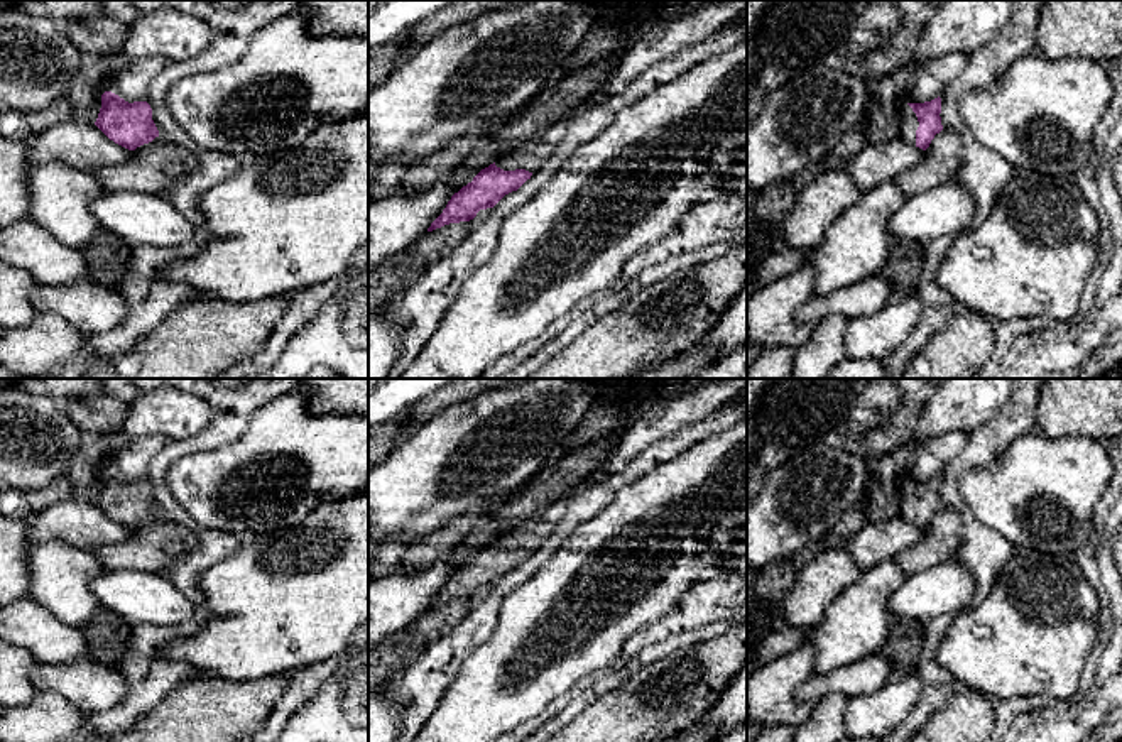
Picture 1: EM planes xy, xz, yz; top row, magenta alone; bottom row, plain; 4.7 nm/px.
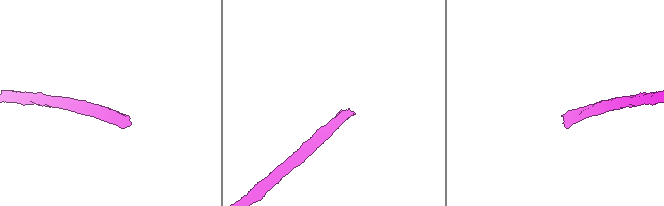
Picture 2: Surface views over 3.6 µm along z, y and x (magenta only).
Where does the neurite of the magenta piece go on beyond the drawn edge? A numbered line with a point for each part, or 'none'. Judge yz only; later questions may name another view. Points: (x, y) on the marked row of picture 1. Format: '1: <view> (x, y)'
1: yz (909, 124)

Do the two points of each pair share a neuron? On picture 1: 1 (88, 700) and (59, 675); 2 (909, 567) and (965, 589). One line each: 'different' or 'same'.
1: same
2: different

